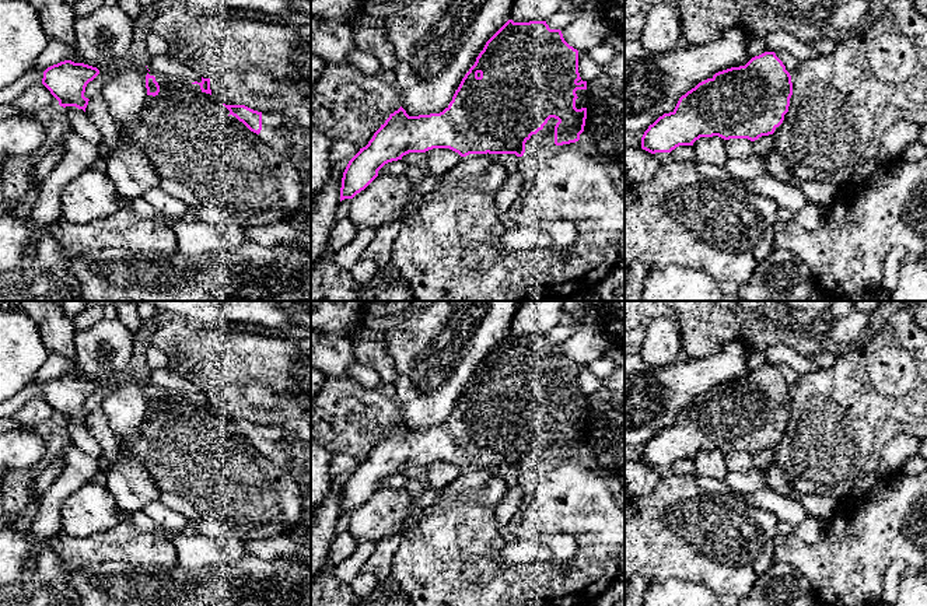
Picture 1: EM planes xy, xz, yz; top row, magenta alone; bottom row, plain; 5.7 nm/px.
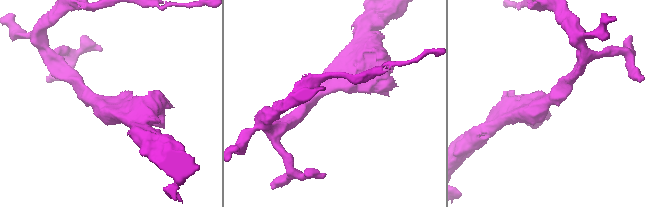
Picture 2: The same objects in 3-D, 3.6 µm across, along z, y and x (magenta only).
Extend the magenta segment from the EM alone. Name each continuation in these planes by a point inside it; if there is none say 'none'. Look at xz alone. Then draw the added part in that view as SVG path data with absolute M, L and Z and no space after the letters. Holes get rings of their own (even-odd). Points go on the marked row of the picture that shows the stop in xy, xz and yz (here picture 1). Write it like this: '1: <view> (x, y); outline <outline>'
1: xz (583, 100); outline M577 90L577 99L576 99L576 108L581 109L581 108L587 108L590 104L590 91L588 90Z

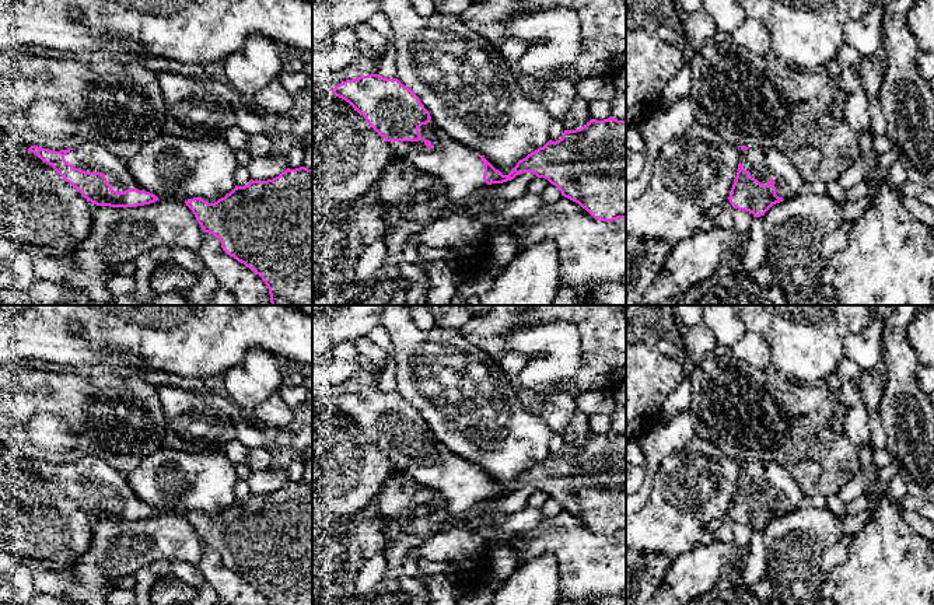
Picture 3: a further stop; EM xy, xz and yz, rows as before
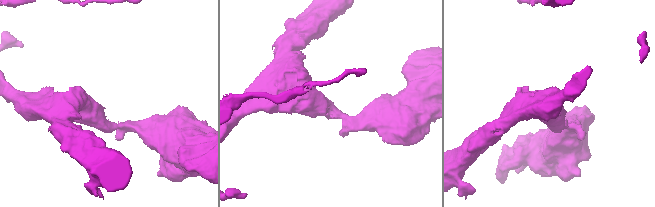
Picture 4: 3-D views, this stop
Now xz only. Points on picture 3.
1: xz (461, 168); outline M430 115L431 116L431 115ZM433 116L419 127L419 141L389 141L396 155L407 160L417 171L440 176L445 186L445 216L456 211L458 204L487 183L479 153L452 140L441 130Z

